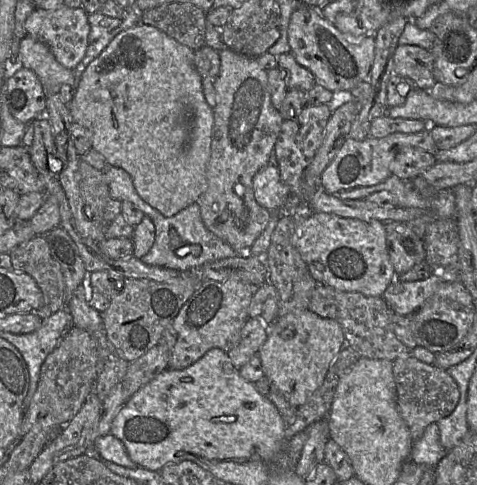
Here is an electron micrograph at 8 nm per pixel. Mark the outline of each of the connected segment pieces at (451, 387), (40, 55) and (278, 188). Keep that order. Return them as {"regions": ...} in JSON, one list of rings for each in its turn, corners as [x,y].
{"regions":[[[[413,355],[393,360],[393,375],[396,383],[397,405],[406,422],[413,441],[418,440],[427,426],[450,415],[456,408],[460,391],[448,370],[433,363],[423,362]]],[[[26,35],[21,39],[18,57],[23,67],[32,70],[37,75],[46,97],[59,94],[63,84],[69,84],[72,86],[74,83],[73,70],[65,68],[62,64],[60,64],[49,47],[45,43],[36,40],[35,38]]],[[[274,149],[267,165],[253,177],[256,201],[269,211],[282,210],[290,194],[290,188],[280,177]]]]}

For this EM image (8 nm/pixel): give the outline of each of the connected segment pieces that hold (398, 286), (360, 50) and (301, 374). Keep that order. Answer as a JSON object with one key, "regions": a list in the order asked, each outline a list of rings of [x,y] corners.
{"regions":[[[[433,273],[424,280],[392,281],[385,290],[383,298],[395,313],[411,316],[435,292],[441,280],[440,273]]],[[[305,4],[291,14],[287,34],[290,52],[299,65],[312,72],[316,84],[337,93],[350,91],[359,82],[369,80],[375,57],[374,35],[346,35],[327,20],[321,11]]],[[[309,309],[277,317],[268,328],[268,336],[260,347],[264,376],[282,393],[290,405],[299,408],[323,384],[328,369],[345,346],[343,328],[335,320],[319,316]]]]}

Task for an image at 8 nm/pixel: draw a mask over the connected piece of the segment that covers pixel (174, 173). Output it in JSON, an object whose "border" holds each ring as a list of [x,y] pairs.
{"border":[[[137,24],[119,32],[107,47],[94,59],[81,75],[79,84],[73,93],[68,110],[73,122],[84,126],[91,134],[92,148],[99,152],[110,166],[122,168],[131,176],[134,187],[140,197],[166,217],[171,217],[192,203],[196,203],[207,188],[206,169],[211,155],[211,140],[214,125],[214,108],[206,101],[202,77],[194,64],[194,50],[168,36],[155,27]]]}

